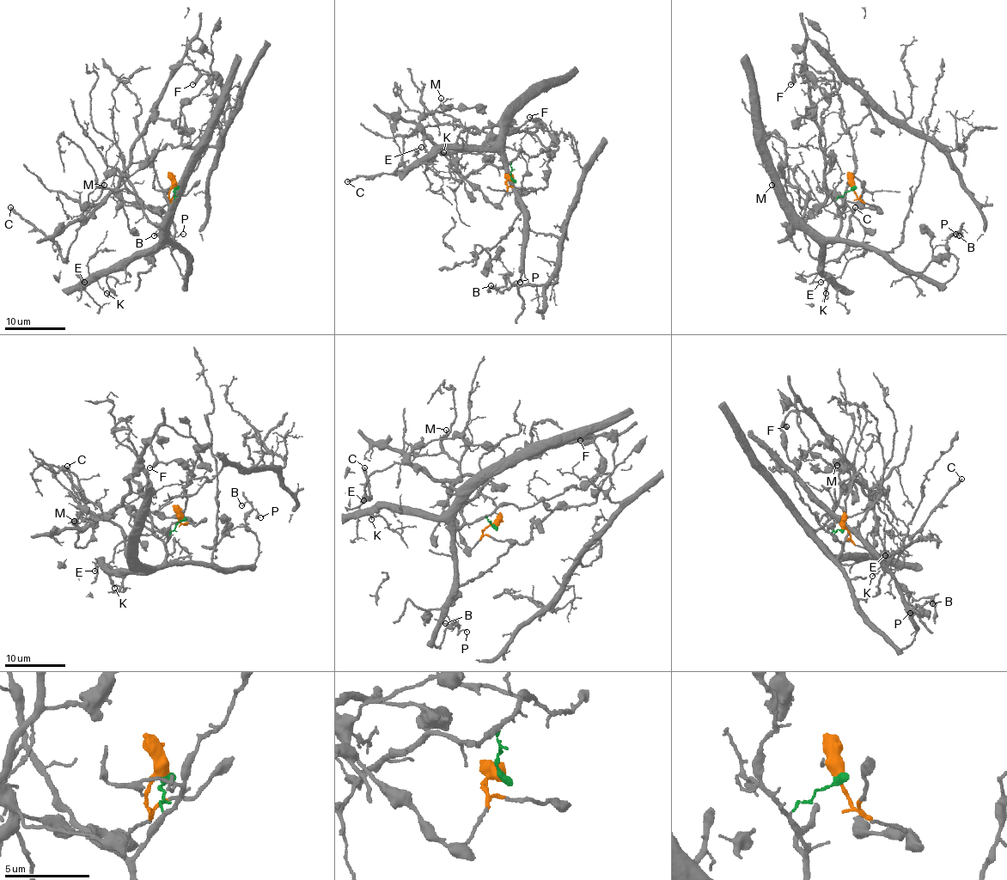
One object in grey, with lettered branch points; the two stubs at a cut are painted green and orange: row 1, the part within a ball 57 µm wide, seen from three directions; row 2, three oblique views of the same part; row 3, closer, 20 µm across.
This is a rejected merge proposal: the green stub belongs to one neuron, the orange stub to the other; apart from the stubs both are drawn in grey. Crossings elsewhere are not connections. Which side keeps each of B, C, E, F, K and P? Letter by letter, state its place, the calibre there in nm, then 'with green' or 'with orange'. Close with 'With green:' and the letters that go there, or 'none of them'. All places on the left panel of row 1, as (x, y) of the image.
B: place (154, 235); calibre 150 nm; with green
C: place (10, 207); calibre 320 nm; with orange
E: place (84, 282); calibre 130 nm; with green
F: place (192, 84); calibre 200 nm; with orange
K: place (106, 293); calibre 80 nm; with green
P: place (183, 234); calibre 110 nm; with green
With green: B, E, K, P

